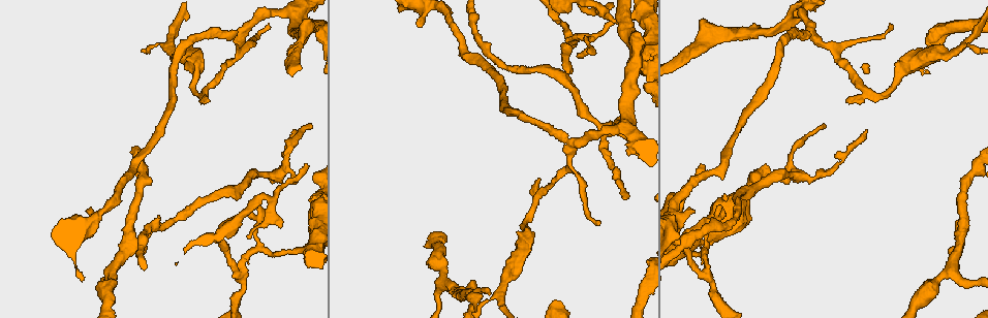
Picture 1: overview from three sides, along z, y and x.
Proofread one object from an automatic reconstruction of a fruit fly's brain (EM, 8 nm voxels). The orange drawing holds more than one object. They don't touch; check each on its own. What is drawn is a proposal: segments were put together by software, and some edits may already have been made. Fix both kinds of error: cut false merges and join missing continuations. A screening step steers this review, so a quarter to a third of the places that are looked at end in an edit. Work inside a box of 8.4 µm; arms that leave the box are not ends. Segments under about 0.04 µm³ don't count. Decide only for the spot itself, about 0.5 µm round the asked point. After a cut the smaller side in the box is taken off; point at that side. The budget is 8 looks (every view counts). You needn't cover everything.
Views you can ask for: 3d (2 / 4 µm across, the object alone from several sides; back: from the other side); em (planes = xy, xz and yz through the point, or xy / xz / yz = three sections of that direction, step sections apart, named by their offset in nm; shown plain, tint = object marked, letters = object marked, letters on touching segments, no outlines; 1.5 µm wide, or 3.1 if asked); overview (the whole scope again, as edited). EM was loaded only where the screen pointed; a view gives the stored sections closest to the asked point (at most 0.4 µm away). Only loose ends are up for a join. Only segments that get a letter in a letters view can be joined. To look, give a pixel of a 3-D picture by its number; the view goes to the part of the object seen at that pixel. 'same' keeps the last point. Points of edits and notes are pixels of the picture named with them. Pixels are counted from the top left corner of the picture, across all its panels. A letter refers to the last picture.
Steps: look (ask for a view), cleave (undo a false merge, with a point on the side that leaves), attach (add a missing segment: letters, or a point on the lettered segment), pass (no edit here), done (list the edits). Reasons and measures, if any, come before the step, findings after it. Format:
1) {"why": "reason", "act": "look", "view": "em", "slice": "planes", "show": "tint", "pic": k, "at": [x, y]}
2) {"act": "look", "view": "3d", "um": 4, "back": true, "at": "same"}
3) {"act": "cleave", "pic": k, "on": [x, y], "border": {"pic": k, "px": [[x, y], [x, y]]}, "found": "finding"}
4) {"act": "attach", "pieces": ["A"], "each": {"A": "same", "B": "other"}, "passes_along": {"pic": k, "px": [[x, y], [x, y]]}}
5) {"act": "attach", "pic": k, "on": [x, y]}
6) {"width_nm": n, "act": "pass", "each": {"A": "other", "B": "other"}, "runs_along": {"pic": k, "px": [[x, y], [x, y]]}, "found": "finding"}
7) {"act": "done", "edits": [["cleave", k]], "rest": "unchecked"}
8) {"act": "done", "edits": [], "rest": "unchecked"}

{"why": "sharp bend", "act": "look", "view": "em", "slice": "planes", "show": "tint", "pic": 1, "at": [900, 74]}

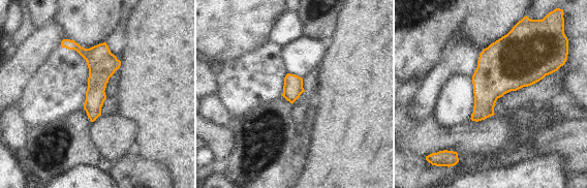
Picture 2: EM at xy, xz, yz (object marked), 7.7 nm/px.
{"why": "what lies round it", "act": "look", "view": "em", "slice": "planes", "show": "letters", "at": "same"}

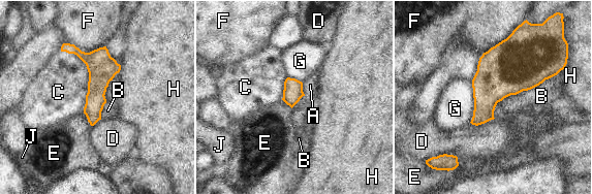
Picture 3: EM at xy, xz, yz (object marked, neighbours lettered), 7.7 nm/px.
{"act": "pass", "each": {"A": "other", "B": "other", "C": "other", "D": "other", "E": "other", "F": "other", "G": "other", "H": "other", "J": "other"}, "runs_along": {"pic": 3, "px": [[64, 46], [95, 68], [92, 122]]}, "found": "continuous, no second cell"}

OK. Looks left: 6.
{"why": "arms part here", "act": "look", "view": "em", "slice": "planes", "show": "letters", "pic": 1, "at": [562, 140]}

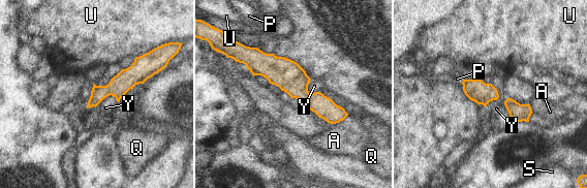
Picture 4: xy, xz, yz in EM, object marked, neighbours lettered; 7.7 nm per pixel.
{"act": "pass", "each": {"A": "other", "P": "other", "Q": "other", "S": "other", "U": "other", "Y": "other"}, "runs_along": {"pic": 4, "px": [[246, 55], [343, 115]]}, "found": "one cell here"}

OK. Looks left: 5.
{"why": "stops while still wide", "act": "look", "view": "em", "slice": "planes", "show": "letters", "pic": 1, "at": [694, 211]}

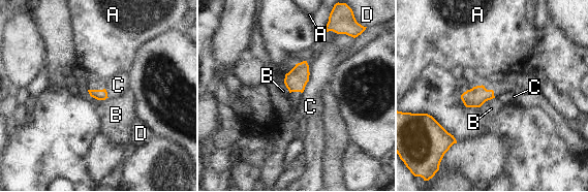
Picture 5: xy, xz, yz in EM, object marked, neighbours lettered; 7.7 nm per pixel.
{"act": "pass", "each": {"A": "other", "B": "other", "C": "other", "D": "other"}, "border": {"pic": 5, "px": [[310, 73], [309, 81], [302, 93]]}, "found": "none of them fits"}

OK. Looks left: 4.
{"why": "tapers out", "act": "look", "view": "3d", "um": 2, "pic": 1, "at": [703, 165]}

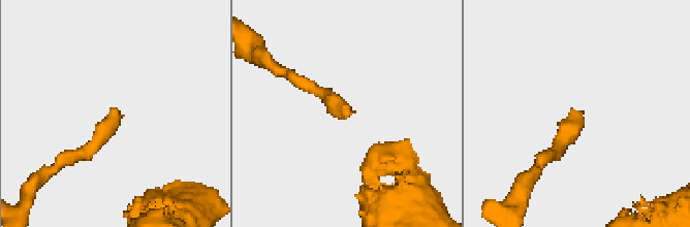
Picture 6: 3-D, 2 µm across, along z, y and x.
{"why": "shape alone is not enough", "act": "look", "view": "em", "slice": "planes", "show": "letters", "pic": 6, "at": [347, 116]}

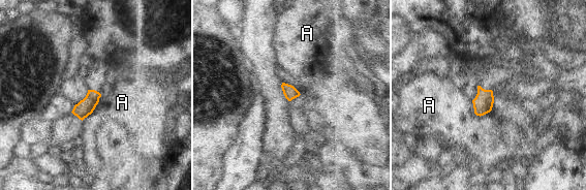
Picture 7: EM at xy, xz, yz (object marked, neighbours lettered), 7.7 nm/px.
{"longest_contact_nm": ["A", 180], "act": "pass", "each": {"A": "other"}, "border": {"pic": 7, "px": [[471, 100], [476, 115], [491, 111]]}, "found": "none of them fits"}

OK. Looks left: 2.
{"act": "done", "edits": [], "rest": "unchecked"}

